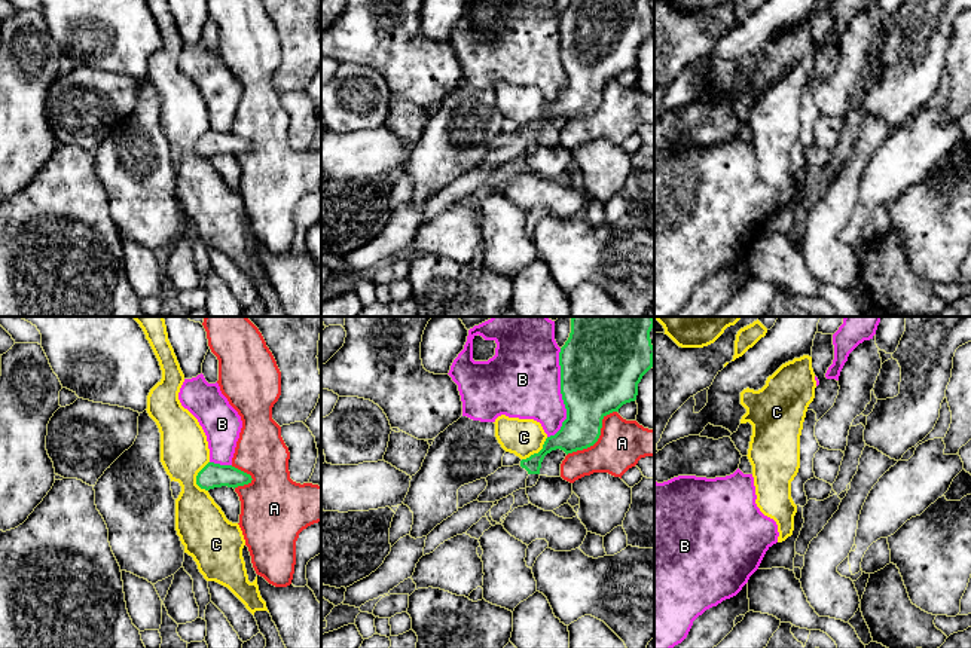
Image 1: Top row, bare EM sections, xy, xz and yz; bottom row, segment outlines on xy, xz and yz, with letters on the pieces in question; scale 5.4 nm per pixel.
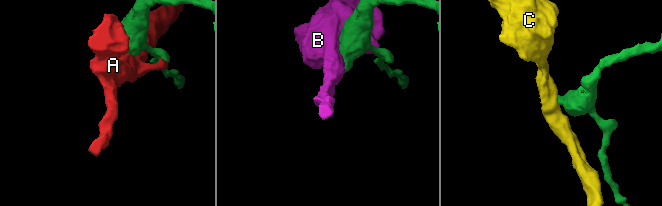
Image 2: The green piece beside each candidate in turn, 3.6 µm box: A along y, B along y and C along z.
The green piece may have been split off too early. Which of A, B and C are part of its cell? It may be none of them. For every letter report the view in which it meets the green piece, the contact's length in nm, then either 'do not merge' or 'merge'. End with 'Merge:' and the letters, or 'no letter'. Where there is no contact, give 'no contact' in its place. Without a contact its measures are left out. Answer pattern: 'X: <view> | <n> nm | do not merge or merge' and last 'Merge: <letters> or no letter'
A: xz | 360 nm | do not merge
B: xz | 500 nm | do not merge
C: xy | 170 nm | do not merge
Merge: no letter

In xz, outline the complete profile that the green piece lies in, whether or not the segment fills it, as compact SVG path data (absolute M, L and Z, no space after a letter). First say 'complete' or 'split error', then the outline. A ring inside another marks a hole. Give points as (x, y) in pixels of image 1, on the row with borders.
split error; M572 317L570 337L559 352L561 394L567 419L555 435L546 438L538 453L522 459L519 465L501 467L488 476L488 486L476 501L495 502L525 489L528 476L540 474L541 462L552 450L561 449L568 455L593 446L601 435L602 419L636 400L638 383L653 367L653 327L653 317Z

